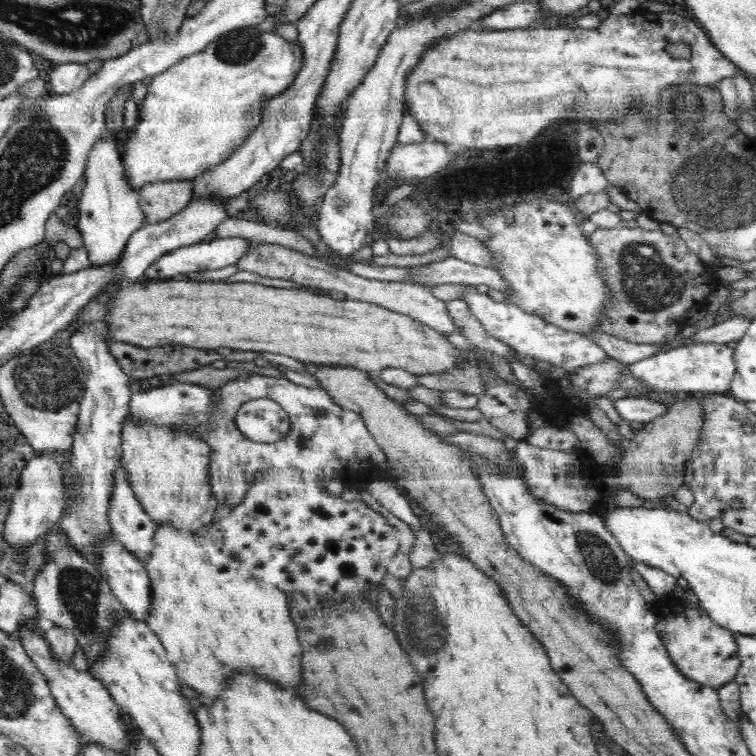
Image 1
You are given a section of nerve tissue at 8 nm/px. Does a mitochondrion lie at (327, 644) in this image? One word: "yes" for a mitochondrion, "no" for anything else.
yes

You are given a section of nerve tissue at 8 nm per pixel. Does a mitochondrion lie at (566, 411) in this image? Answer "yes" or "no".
no

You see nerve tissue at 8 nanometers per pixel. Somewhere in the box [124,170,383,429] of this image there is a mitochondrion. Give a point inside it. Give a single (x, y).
(197, 413)

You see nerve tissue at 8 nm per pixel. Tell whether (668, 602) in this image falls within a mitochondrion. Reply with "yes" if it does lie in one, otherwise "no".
no

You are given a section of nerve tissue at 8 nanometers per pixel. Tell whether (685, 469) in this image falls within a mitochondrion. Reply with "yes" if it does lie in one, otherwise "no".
no

